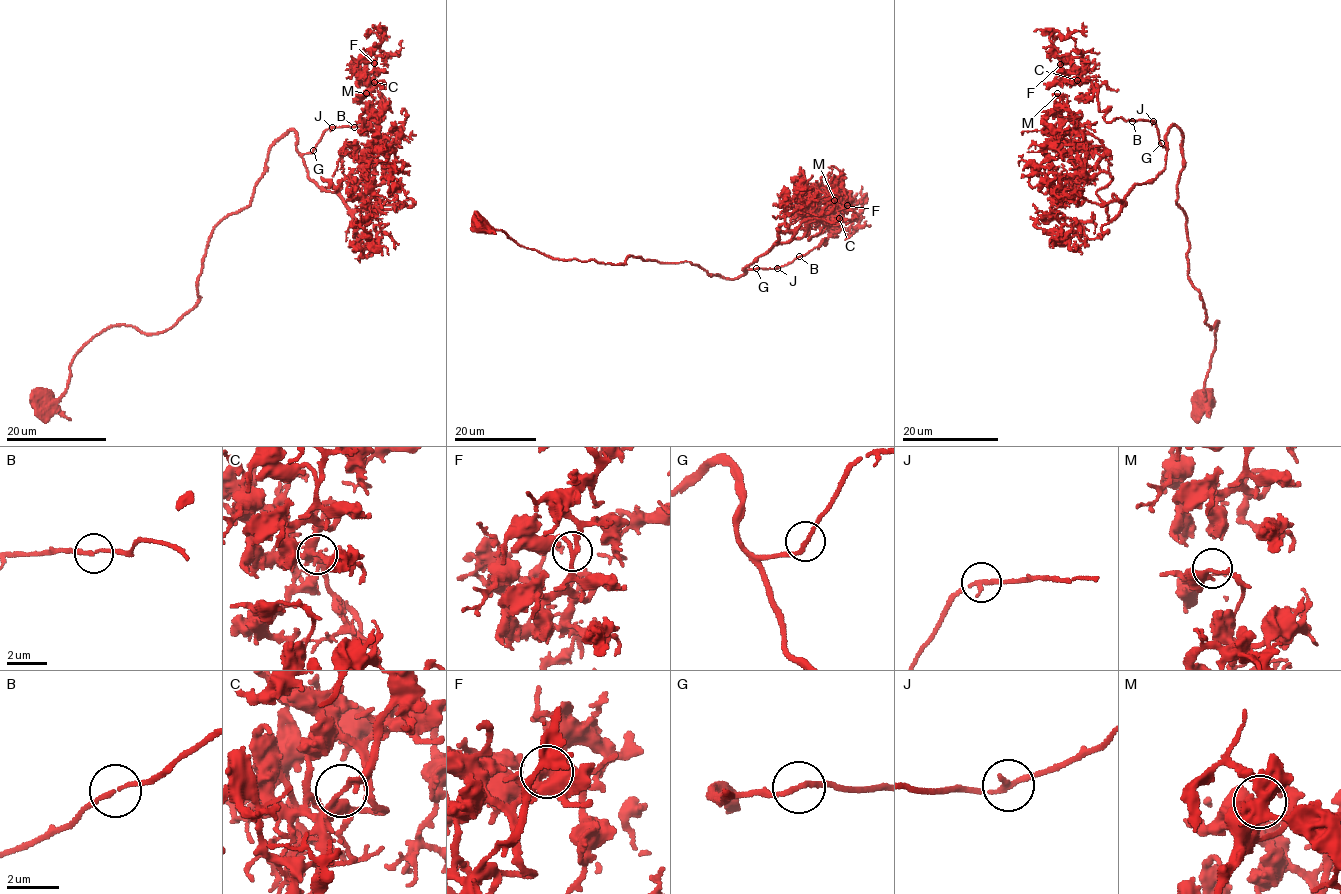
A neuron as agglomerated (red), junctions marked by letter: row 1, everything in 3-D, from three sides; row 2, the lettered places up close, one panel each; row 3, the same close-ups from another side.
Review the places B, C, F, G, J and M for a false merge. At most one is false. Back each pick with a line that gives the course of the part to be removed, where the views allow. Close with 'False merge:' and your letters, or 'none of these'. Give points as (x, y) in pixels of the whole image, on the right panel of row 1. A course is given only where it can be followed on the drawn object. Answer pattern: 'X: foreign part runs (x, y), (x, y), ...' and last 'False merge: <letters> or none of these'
False merge: none of these

